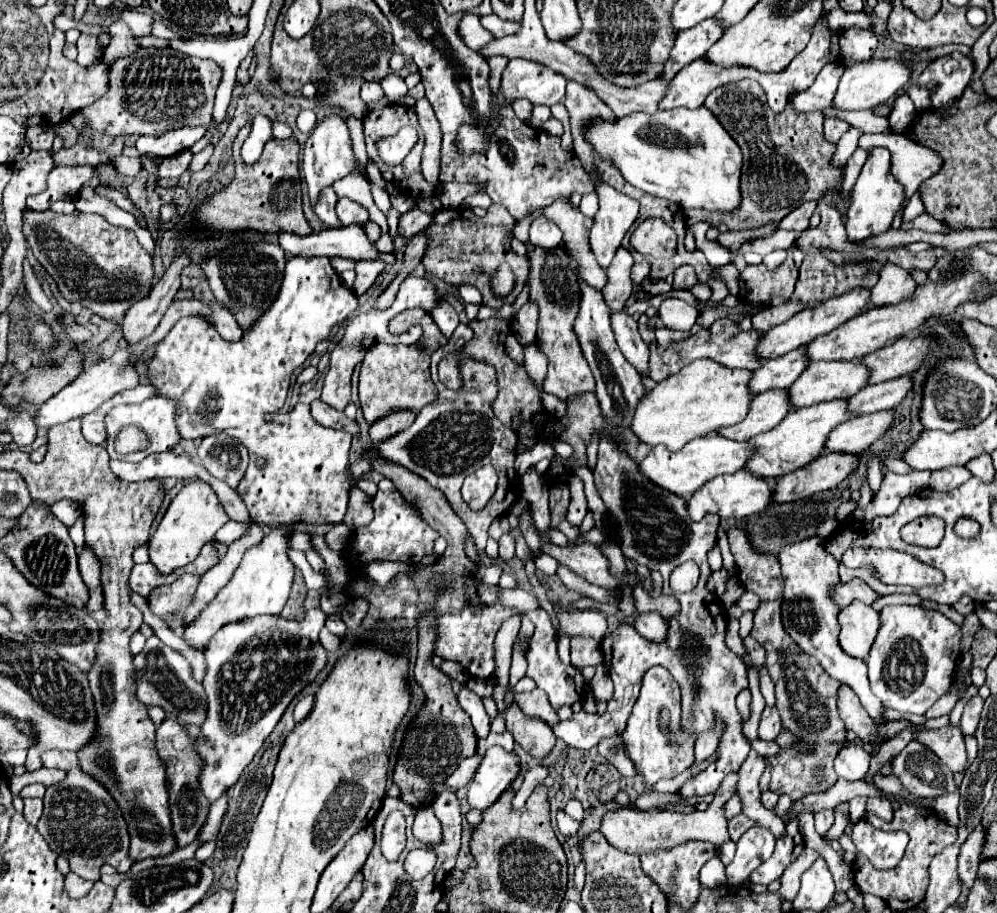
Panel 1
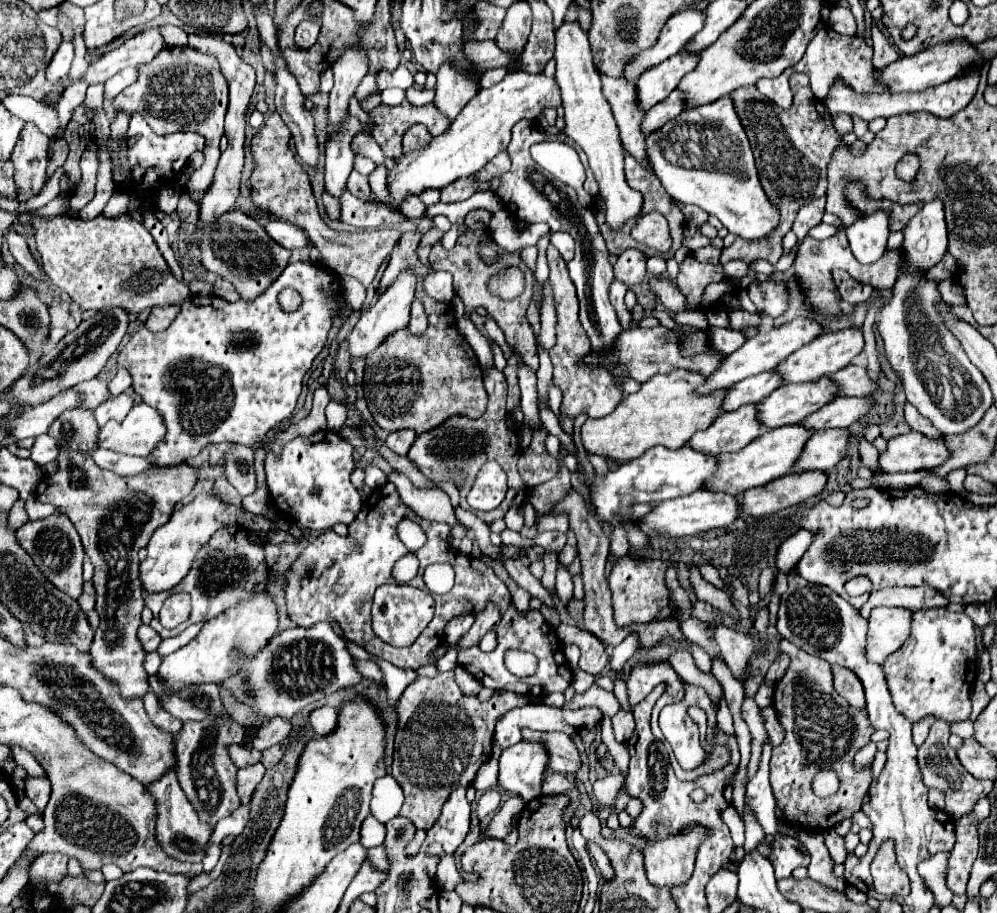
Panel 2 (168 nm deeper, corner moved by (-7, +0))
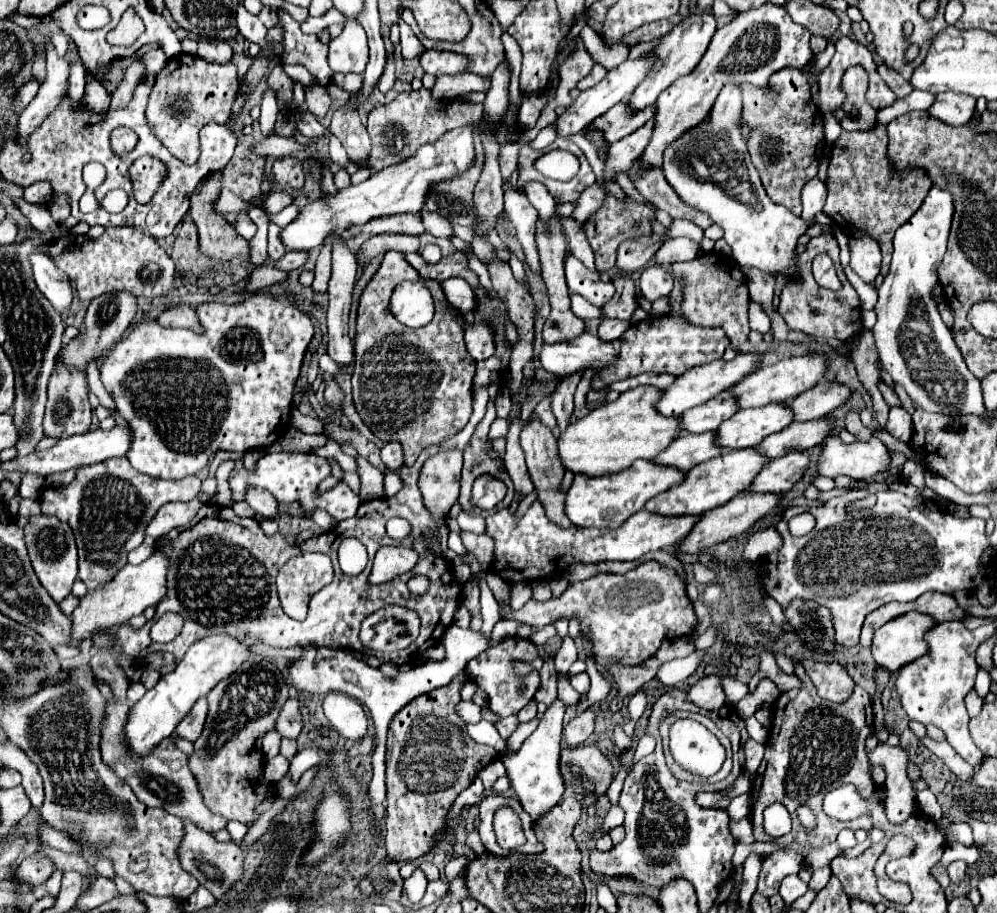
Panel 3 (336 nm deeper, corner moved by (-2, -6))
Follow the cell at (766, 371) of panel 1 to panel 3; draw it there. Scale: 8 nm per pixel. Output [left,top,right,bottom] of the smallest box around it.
[681,390,739,434]

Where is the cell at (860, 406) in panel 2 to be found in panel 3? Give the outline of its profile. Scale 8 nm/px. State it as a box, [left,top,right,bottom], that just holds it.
[759,416,835,458]

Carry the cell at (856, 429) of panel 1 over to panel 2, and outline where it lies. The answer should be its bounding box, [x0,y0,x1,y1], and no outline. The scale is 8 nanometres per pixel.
[792,428,850,474]

